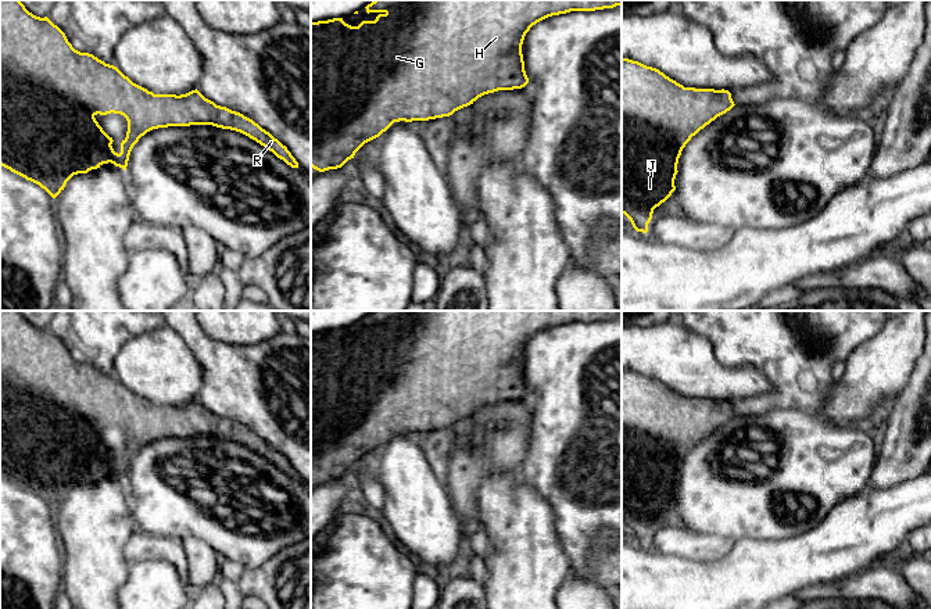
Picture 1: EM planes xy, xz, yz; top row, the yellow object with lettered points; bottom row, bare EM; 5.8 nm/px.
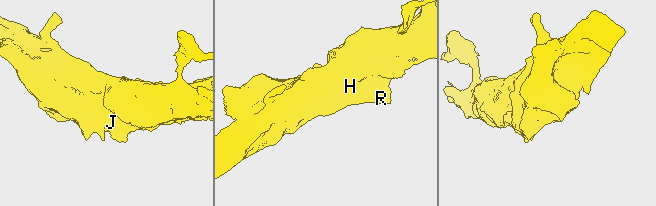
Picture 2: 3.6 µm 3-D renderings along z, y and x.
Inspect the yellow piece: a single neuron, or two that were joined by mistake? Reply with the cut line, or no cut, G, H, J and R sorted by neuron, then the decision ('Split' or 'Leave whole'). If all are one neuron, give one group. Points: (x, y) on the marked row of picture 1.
No split. Groups: G H J R. Leave whole

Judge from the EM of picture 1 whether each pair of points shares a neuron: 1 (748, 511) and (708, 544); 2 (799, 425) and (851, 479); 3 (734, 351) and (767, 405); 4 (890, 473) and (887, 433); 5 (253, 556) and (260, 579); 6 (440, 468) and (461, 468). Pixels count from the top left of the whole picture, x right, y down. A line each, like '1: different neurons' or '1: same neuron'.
1: different neurons
2: same neuron
3: same neuron
4: same neuron
5: different neurons
6: different neurons

